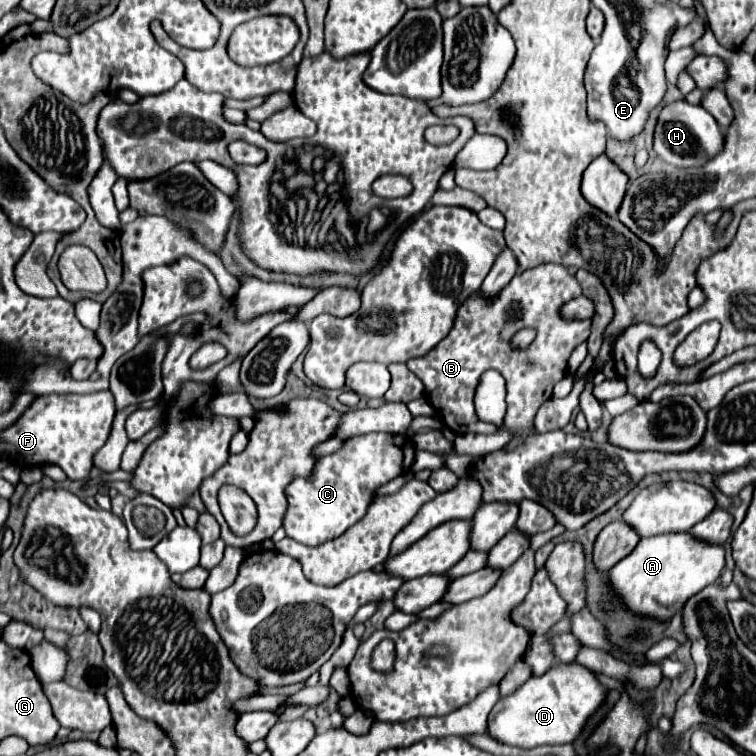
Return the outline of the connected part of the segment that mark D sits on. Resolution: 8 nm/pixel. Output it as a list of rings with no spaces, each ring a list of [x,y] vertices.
[[[559,663],[545,675],[531,677],[509,699],[497,701],[489,715],[489,735],[521,749],[573,743],[589,717],[605,705],[607,697],[607,687],[601,685],[593,671],[579,663]]]

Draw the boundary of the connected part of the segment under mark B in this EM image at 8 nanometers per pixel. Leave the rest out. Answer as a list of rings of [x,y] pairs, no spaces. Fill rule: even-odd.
[[[541,265],[527,269],[503,287],[495,297],[483,297],[481,291],[473,291],[457,311],[453,329],[433,351],[423,357],[409,359],[405,365],[425,385],[425,397],[435,407],[441,421],[455,433],[497,433],[495,423],[481,421],[475,411],[475,391],[481,375],[495,369],[507,381],[507,413],[503,427],[513,435],[509,451],[523,445],[527,437],[535,433],[535,413],[551,397],[551,387],[565,375],[567,359],[577,345],[589,337],[591,321],[563,321],[559,307],[581,295],[581,287],[575,277],[563,265]],[[531,327],[537,331],[533,343],[525,349],[511,345],[517,331]]]

